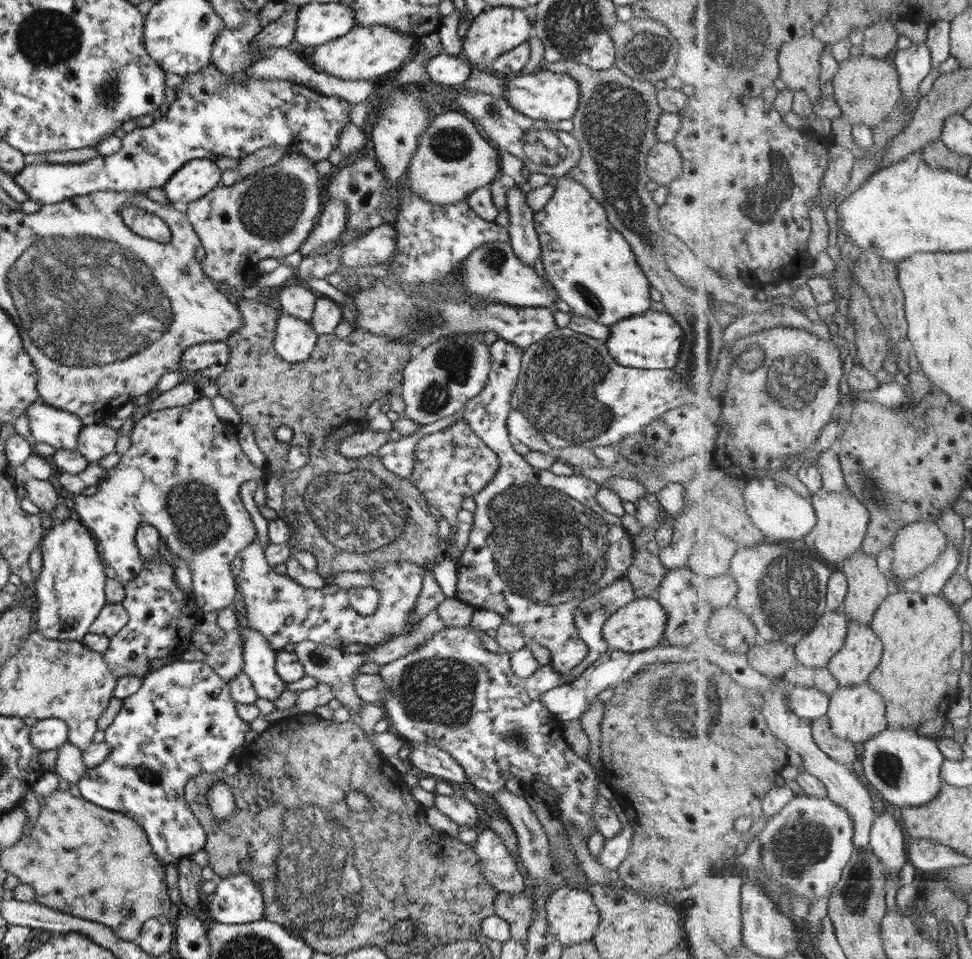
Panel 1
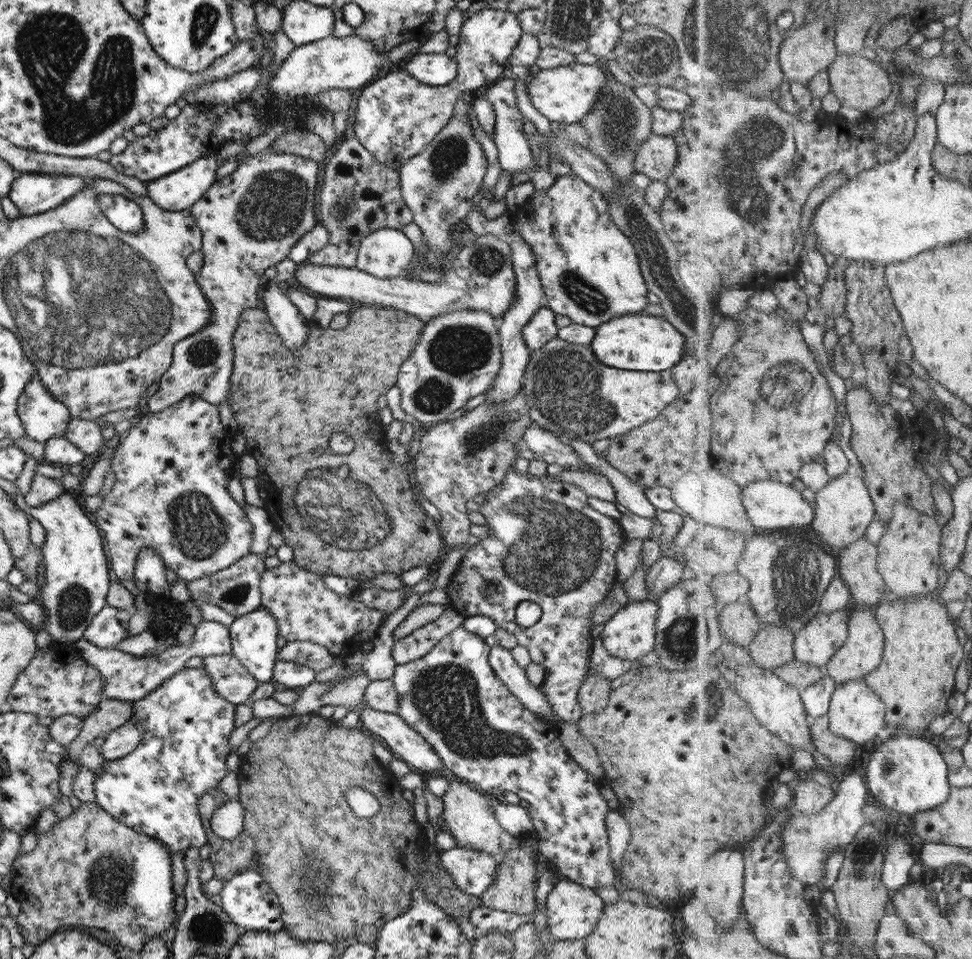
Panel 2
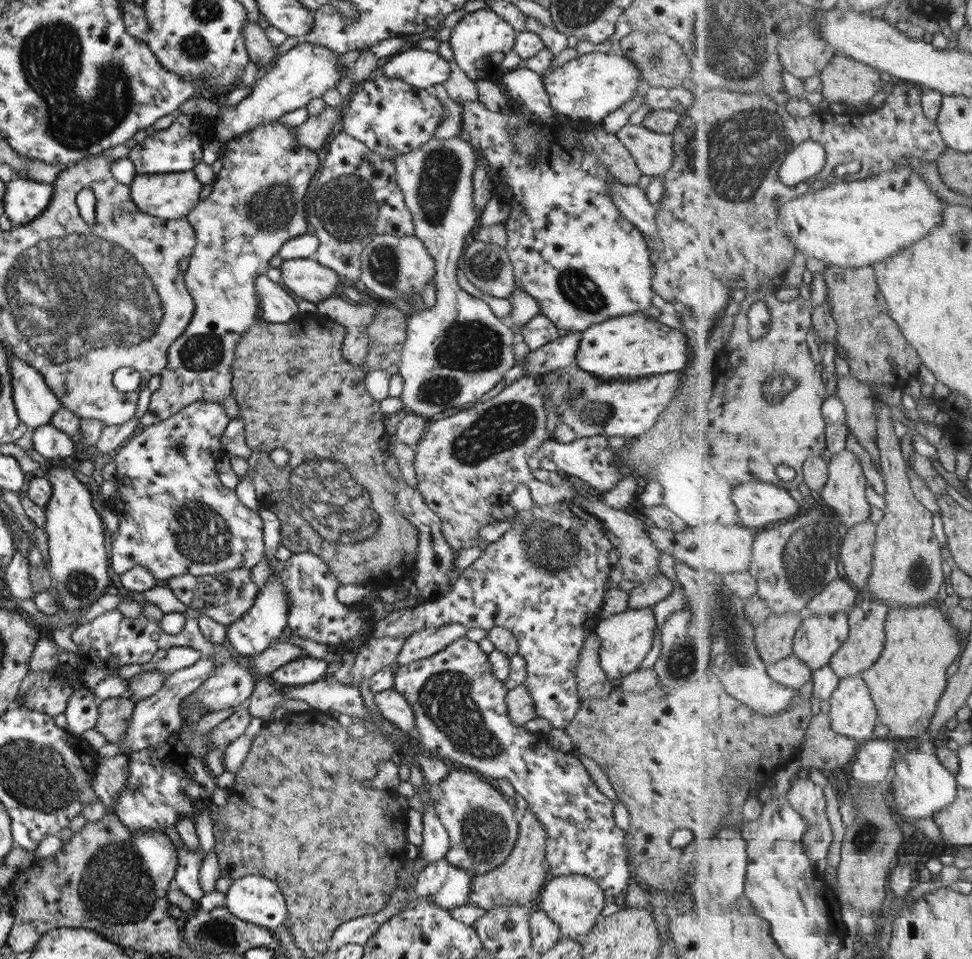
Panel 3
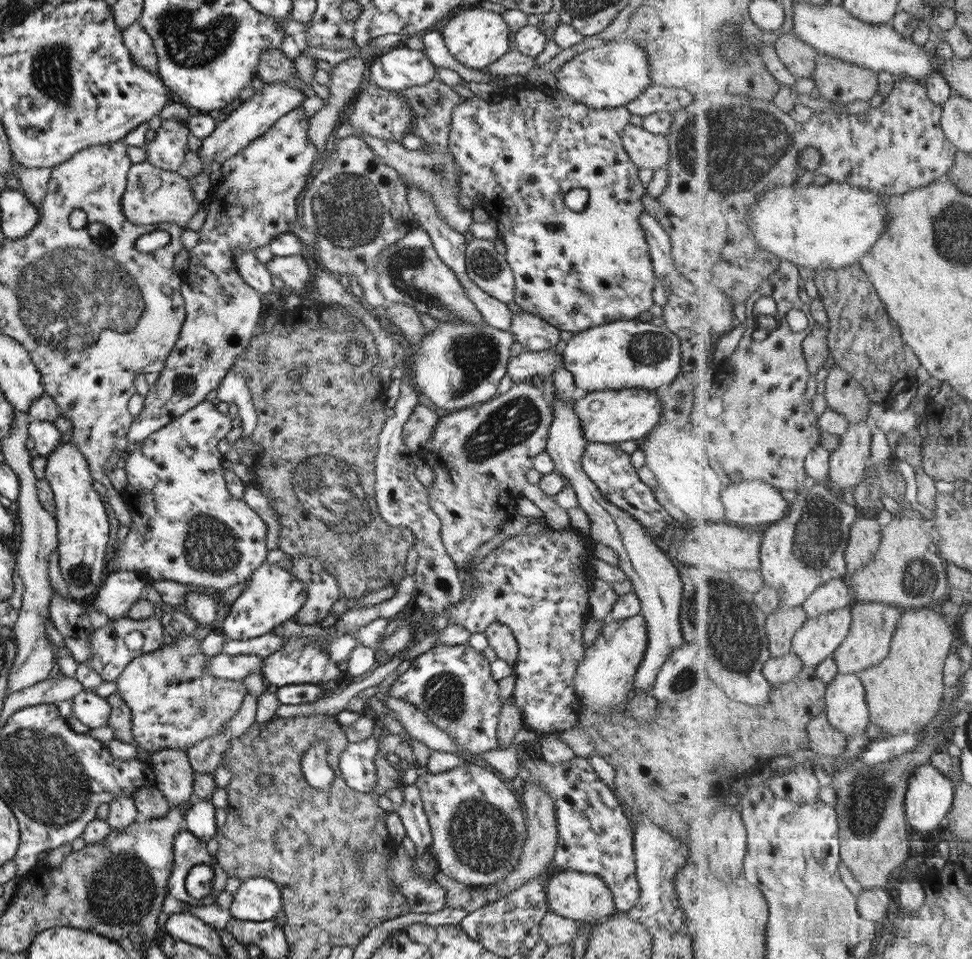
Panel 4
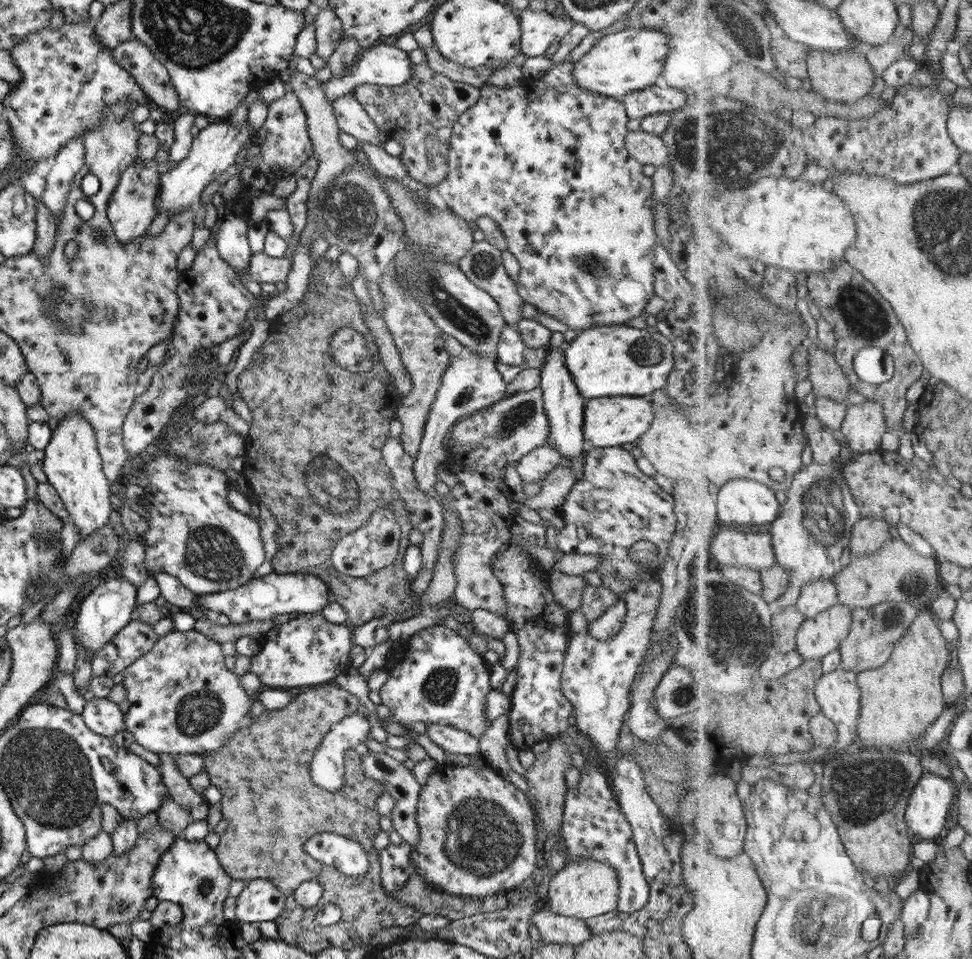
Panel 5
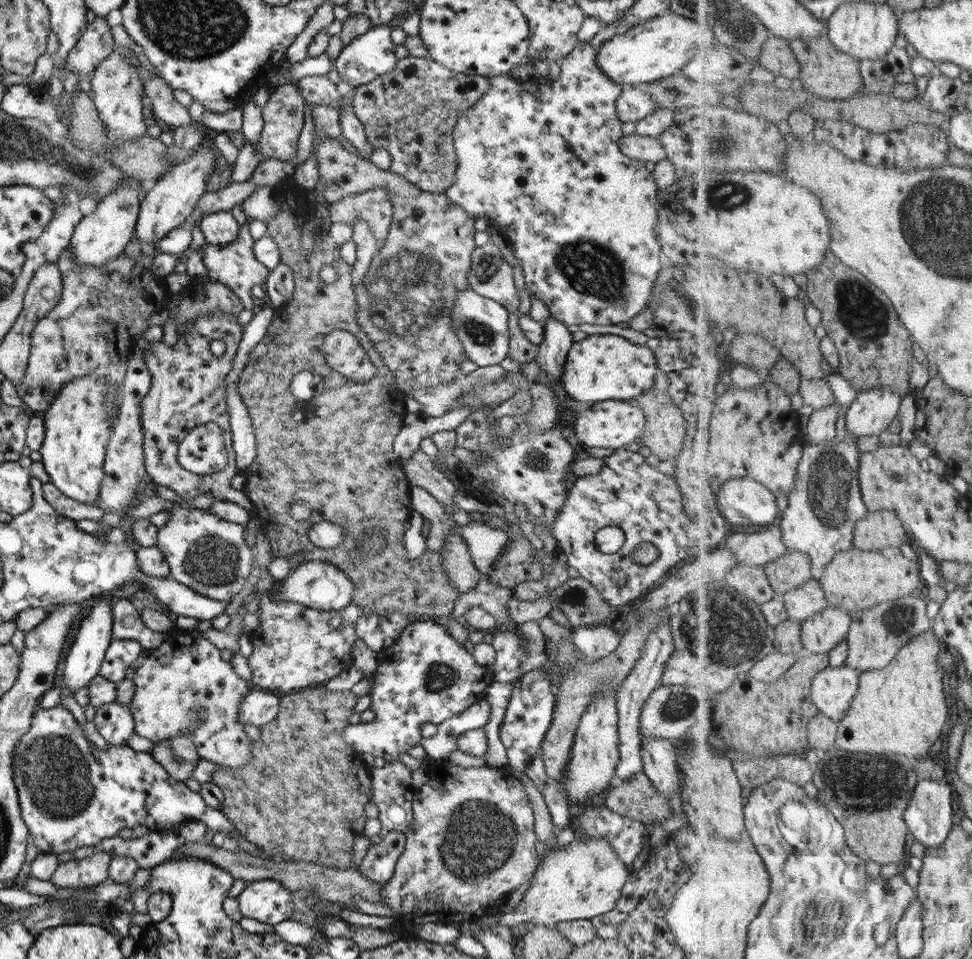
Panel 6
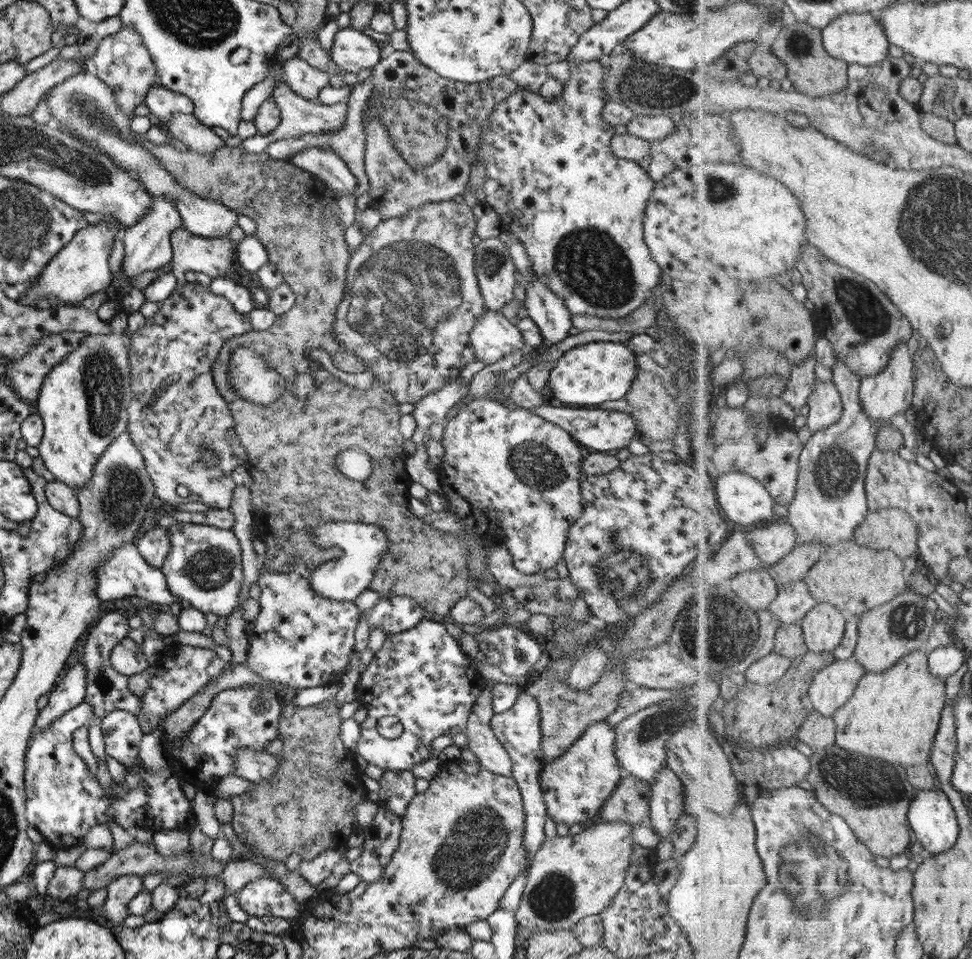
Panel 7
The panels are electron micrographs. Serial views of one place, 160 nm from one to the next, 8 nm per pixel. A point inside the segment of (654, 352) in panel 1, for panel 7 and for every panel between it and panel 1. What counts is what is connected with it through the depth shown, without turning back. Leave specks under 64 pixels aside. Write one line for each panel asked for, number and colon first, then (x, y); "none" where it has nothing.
2: (637, 342)
3: (628, 347)
4: (626, 353)
5: (603, 361)
6: (599, 367)
7: (587, 374)

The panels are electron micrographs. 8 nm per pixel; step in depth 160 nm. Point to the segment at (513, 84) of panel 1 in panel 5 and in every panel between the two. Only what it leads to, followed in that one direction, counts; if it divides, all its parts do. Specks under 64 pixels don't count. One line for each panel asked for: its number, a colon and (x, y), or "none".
2: (565, 94)
3: (586, 89)
4: (610, 74)
5: (619, 63)

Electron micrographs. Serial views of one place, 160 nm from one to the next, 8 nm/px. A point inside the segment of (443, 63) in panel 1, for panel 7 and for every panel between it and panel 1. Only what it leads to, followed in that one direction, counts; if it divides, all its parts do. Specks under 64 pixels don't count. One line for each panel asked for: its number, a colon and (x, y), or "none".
2: (433, 70)
3: (420, 68)
4: (396, 69)
5: (382, 64)
6: (371, 54)
7: (350, 50)

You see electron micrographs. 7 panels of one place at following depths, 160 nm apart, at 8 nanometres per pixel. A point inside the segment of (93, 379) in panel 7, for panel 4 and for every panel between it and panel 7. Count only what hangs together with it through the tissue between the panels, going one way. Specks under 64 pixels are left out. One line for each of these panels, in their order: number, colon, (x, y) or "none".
4: (82, 529)
5: (72, 467)
6: (77, 424)

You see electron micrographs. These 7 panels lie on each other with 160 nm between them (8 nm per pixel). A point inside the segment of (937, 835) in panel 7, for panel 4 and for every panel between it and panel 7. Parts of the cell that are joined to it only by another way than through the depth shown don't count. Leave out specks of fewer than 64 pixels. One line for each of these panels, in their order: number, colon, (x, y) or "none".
4: (931, 793)
5: (928, 810)
6: (929, 816)

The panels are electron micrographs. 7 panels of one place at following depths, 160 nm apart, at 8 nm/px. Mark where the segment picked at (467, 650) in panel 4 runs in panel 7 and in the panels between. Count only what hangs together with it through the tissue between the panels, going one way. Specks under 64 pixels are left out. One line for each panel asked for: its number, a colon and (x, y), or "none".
5: (435, 676)
6: (428, 677)
7: (420, 676)

